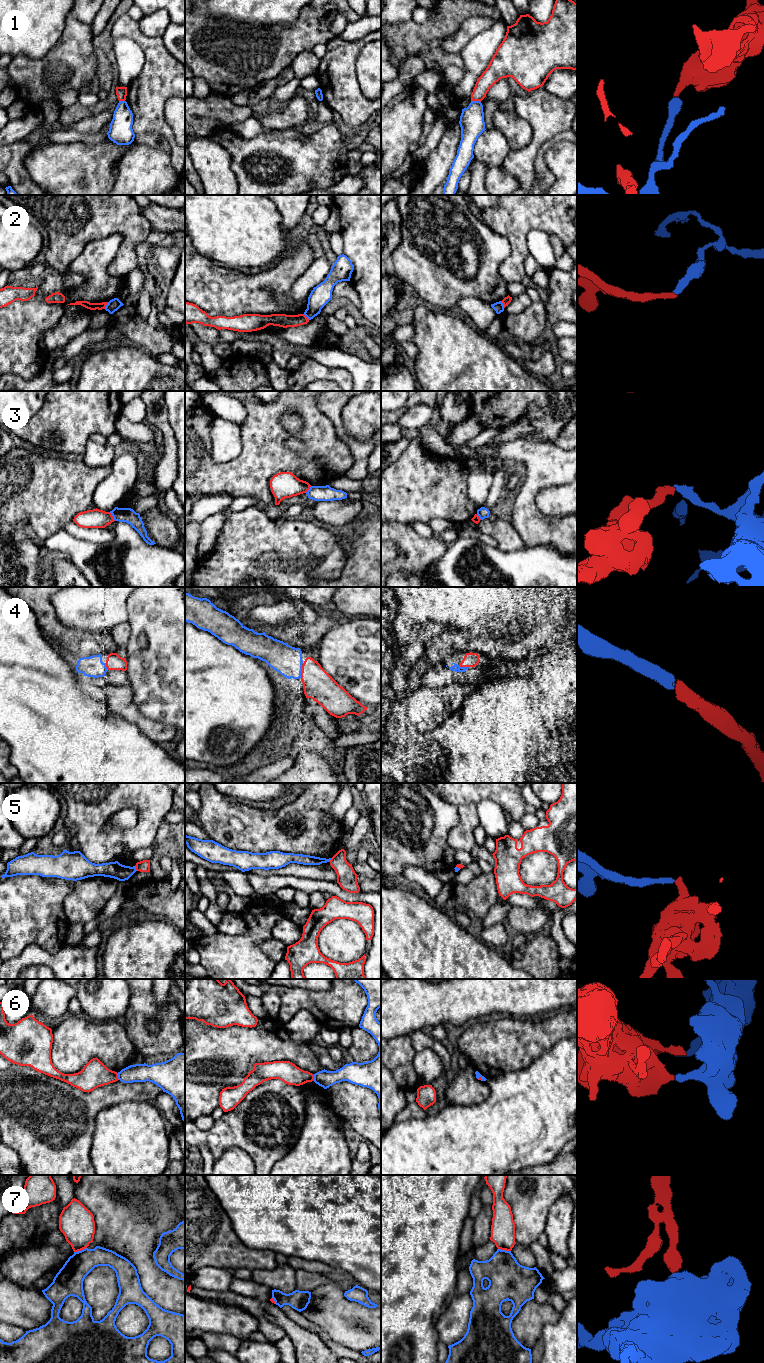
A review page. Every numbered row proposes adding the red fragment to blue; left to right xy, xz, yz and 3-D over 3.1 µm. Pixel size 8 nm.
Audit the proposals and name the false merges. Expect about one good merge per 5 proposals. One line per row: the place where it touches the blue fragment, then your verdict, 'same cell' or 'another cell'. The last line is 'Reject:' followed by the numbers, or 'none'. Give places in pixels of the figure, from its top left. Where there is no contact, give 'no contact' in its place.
1: meets blue in yz at (476, 101); another cell
2: meets blue in xy at (106, 305); another cell
3: meets blue in xy at (112, 515); another cell
4: meets blue in xz at (301, 671); same cell
5: meets blue in xy at (135, 868); another cell
6: meets blue in xy at (118, 1076); another cell
7: meets blue in xy at (81, 1250); another cell
Reject: 1, 2, 3, 5, 6, 7

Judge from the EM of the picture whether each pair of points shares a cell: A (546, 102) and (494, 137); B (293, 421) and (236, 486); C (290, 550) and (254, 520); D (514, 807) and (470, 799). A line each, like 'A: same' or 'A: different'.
A: different
B: different
C: same
D: same

